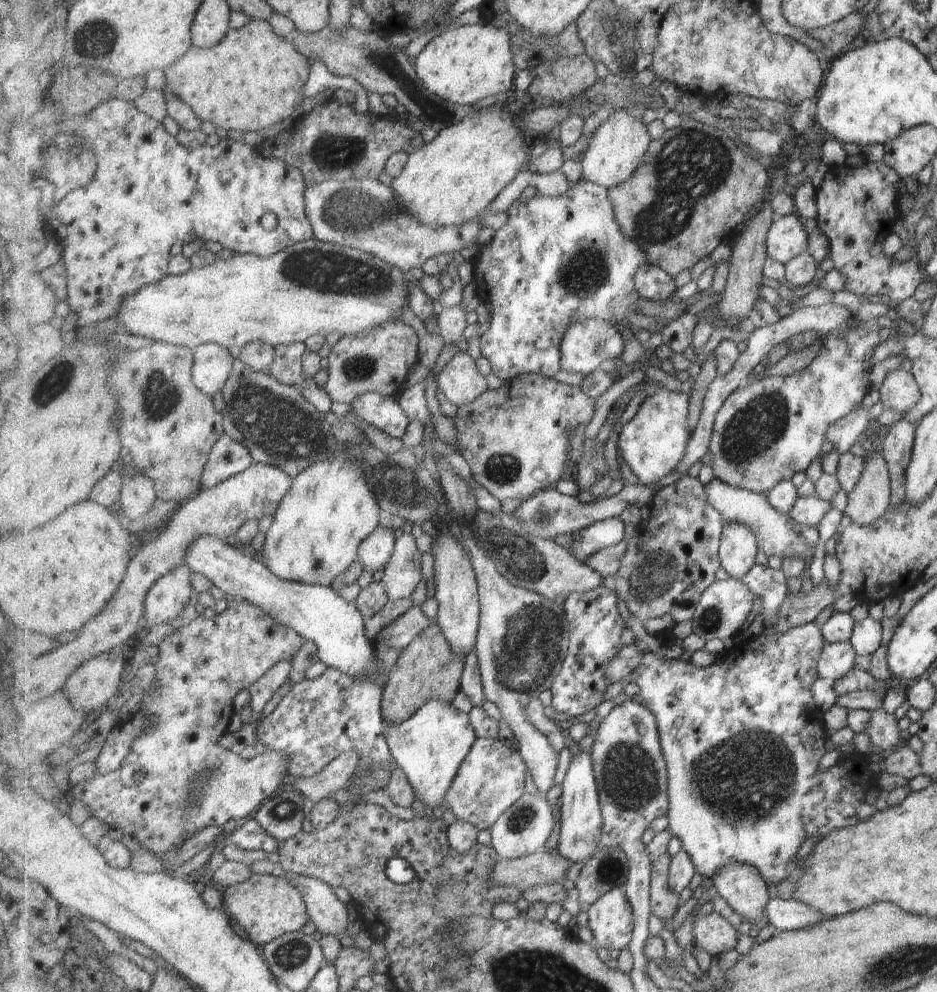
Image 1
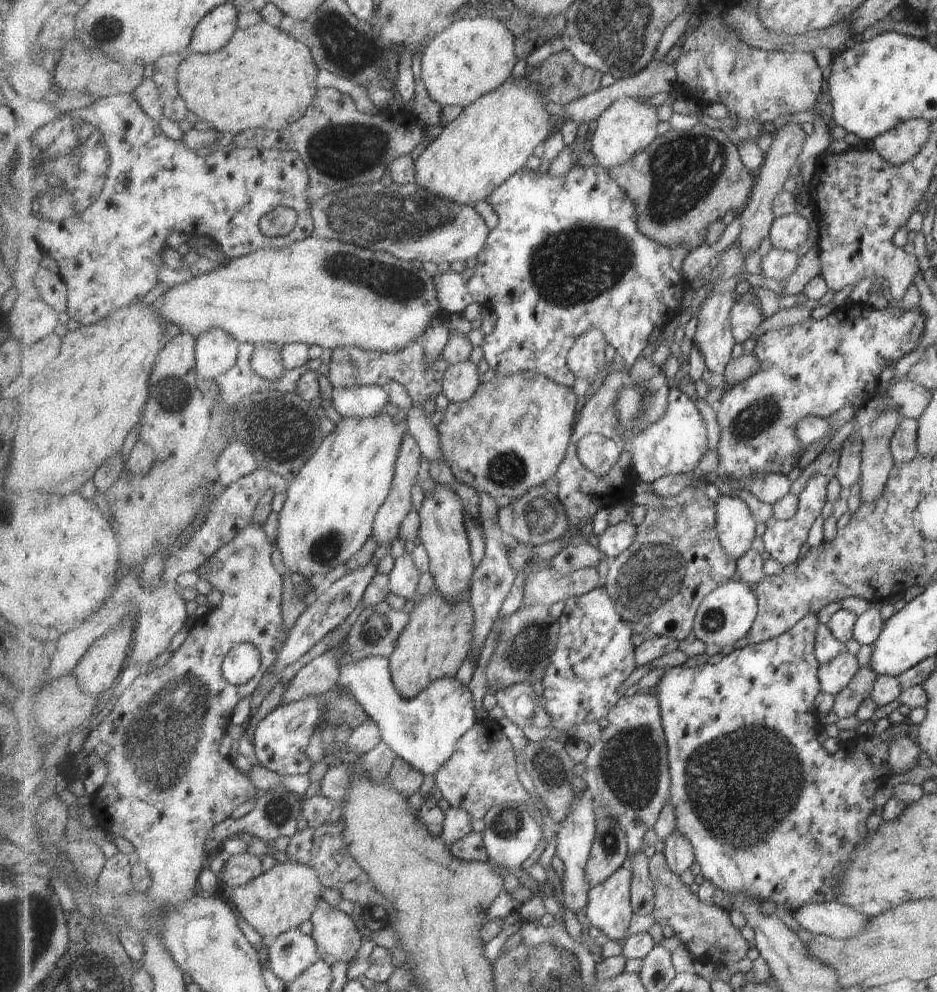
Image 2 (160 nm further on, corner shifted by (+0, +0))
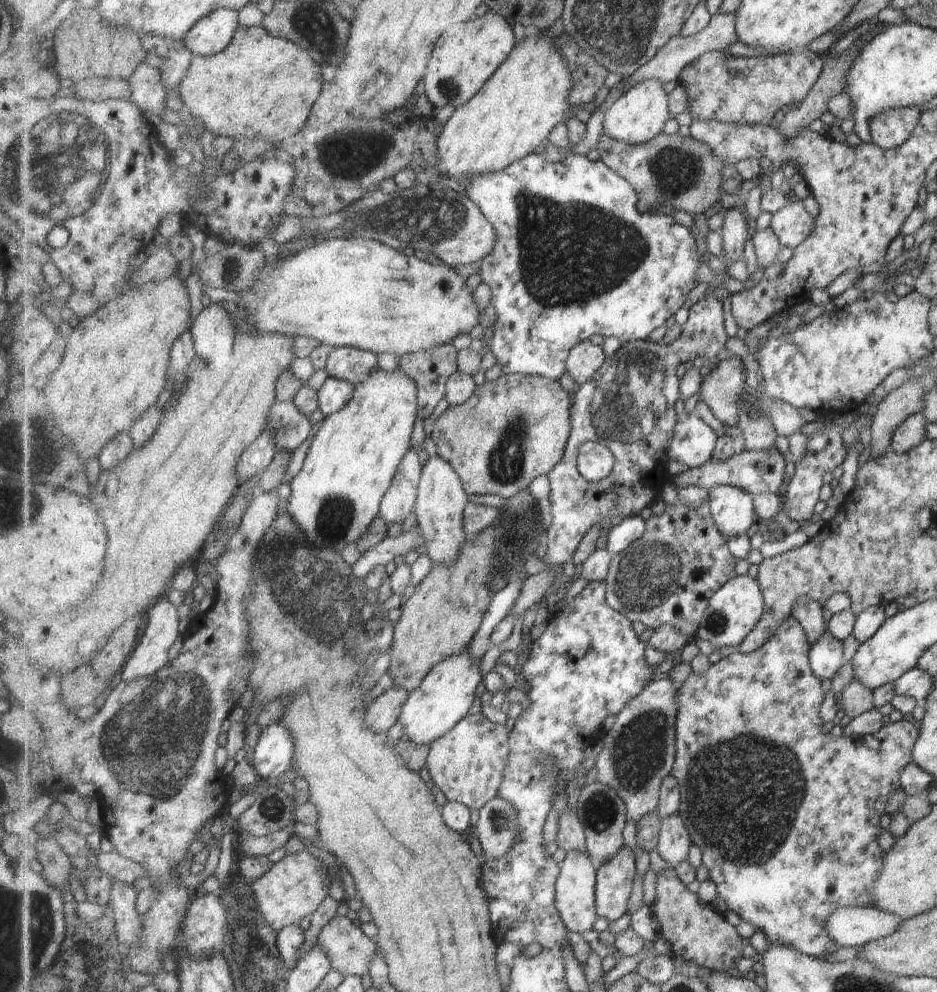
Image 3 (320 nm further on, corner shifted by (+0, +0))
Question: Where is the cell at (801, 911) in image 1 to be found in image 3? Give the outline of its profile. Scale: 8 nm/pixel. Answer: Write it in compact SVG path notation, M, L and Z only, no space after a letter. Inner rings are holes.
M871 906L840 907L828 919L827 932L839 947L863 946L893 934L902 920Z

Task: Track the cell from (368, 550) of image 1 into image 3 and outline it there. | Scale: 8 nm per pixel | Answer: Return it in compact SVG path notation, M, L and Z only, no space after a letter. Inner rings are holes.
M410 449L402 460L394 481L382 500L381 516L388 523L403 524L404 520L414 513L424 465L423 453L413 449Z

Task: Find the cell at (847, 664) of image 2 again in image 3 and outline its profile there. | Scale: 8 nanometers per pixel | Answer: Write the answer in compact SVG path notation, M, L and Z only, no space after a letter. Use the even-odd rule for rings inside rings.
M825 630L810 645L811 670L816 677L831 679L844 663L842 660L842 644Z

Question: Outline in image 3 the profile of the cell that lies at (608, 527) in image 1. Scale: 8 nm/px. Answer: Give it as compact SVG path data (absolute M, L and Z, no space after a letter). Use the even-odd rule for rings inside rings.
M636 517L626 518L625 521L620 522L614 526L607 535L606 548L609 549L613 555L625 552L634 542L637 542L647 532L648 521Z

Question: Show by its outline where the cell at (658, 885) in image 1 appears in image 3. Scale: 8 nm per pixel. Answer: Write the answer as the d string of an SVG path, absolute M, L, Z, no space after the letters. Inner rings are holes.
M673 866L661 870L657 878L658 895L651 910L660 924L658 936L667 940L671 952L683 960L695 961L711 971L735 968L743 958L745 948L745 940L739 936L737 928L727 922L724 913L717 911L713 905L704 903L698 893L690 892Z

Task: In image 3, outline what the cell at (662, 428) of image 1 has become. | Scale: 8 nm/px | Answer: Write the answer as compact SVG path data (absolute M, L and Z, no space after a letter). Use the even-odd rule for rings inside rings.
M695 411L689 415L681 412L679 424L671 438L668 462L680 460L689 469L694 469L714 460L717 434Z

